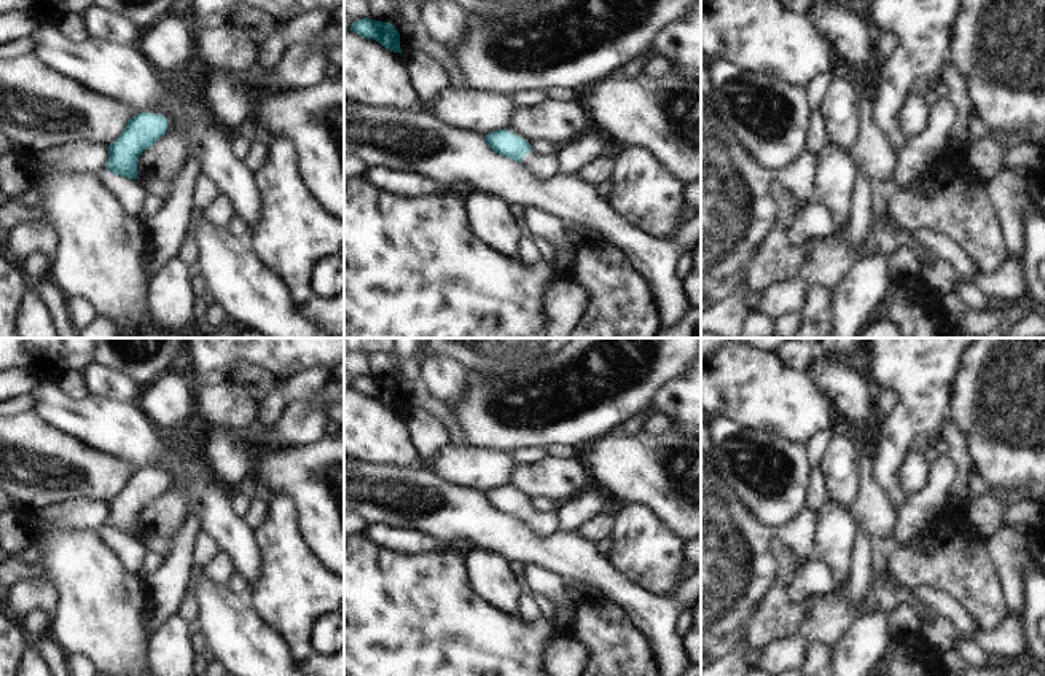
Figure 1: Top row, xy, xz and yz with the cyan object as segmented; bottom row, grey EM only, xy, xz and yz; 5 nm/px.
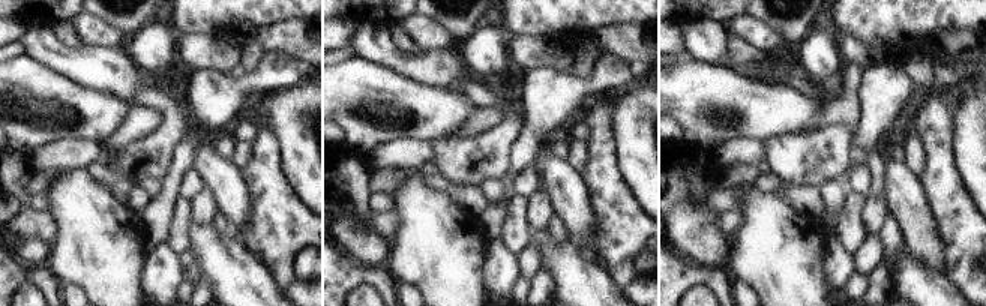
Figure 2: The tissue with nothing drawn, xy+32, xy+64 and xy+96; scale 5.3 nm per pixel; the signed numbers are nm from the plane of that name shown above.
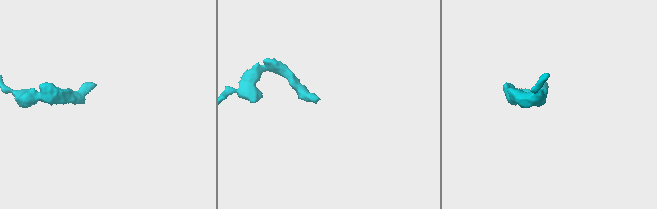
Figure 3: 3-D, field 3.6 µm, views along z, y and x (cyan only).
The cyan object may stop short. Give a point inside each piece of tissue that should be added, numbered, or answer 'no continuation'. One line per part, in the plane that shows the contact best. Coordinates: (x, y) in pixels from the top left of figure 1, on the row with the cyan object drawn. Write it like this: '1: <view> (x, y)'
1: xz (542, 168)

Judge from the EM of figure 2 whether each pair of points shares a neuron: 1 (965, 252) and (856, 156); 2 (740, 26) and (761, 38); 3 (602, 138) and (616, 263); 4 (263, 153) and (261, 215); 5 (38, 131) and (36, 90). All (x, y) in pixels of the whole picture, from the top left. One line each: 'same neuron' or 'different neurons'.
1: different neurons
2: same neuron
3: same neuron
4: same neuron
5: same neuron

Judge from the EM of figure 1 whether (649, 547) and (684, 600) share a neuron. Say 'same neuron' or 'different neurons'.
different neurons

